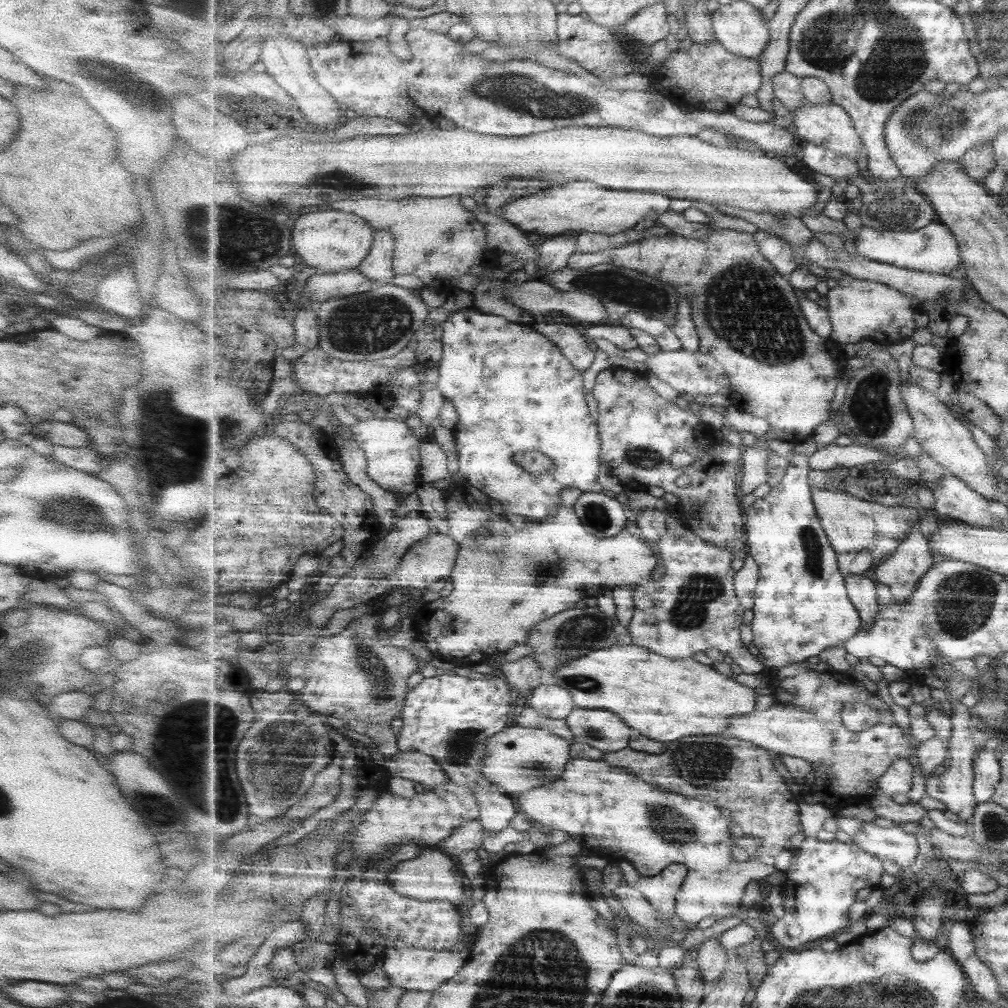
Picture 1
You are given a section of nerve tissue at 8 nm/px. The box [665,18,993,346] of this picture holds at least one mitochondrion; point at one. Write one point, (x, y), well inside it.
(930, 124)

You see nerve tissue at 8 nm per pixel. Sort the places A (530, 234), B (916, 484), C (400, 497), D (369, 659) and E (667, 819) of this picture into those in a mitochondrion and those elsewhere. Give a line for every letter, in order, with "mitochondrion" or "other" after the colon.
A: other
B: other
C: other
D: mitochondrion
E: mitochondrion

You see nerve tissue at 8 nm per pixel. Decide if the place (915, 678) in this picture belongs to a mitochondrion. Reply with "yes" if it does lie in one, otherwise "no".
no

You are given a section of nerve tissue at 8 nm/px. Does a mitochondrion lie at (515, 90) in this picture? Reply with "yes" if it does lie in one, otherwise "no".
yes

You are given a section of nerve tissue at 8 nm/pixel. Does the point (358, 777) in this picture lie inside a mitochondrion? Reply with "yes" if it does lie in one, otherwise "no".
no

